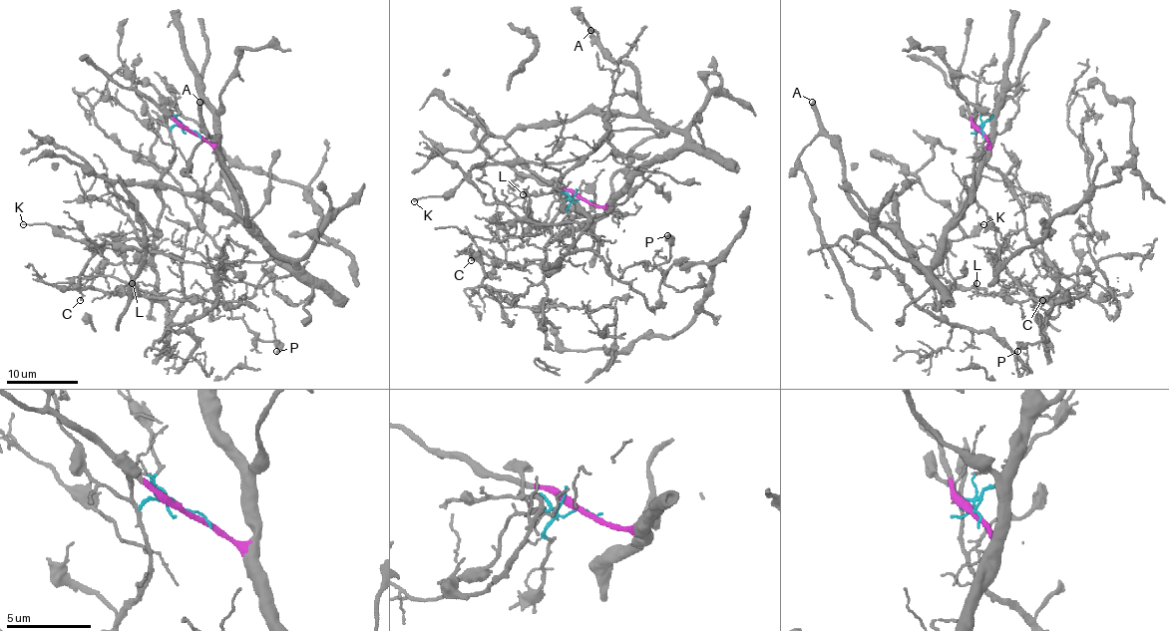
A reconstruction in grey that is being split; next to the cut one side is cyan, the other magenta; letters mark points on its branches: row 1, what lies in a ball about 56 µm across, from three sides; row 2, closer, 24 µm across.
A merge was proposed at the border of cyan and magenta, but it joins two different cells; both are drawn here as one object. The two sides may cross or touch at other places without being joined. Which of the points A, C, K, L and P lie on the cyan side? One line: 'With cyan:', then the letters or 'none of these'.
With cyan: C, L, P

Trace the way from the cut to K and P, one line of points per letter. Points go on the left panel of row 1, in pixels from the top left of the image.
K: (194, 131), (213, 149), (238, 214), (293, 268), (277, 257), (215, 266), (23, 223)
P: (194, 131), (171, 130), (157, 298), (169, 318), (192, 295), (227, 304), (259, 339), (279, 343), (275, 352)

